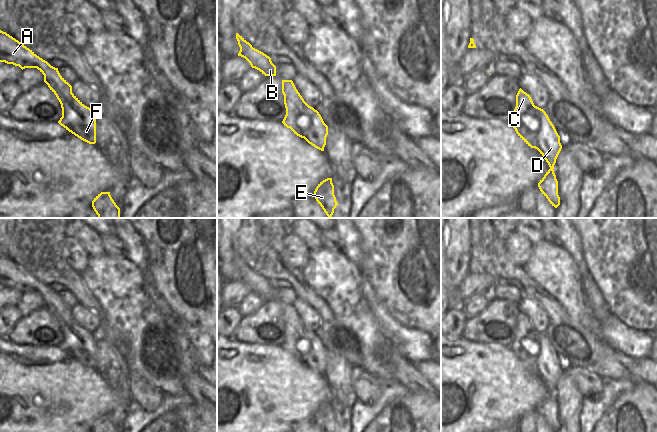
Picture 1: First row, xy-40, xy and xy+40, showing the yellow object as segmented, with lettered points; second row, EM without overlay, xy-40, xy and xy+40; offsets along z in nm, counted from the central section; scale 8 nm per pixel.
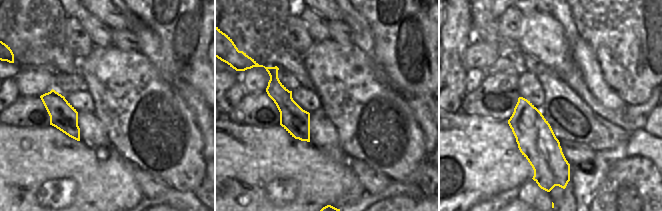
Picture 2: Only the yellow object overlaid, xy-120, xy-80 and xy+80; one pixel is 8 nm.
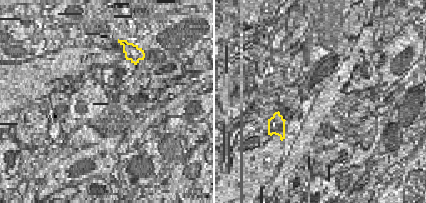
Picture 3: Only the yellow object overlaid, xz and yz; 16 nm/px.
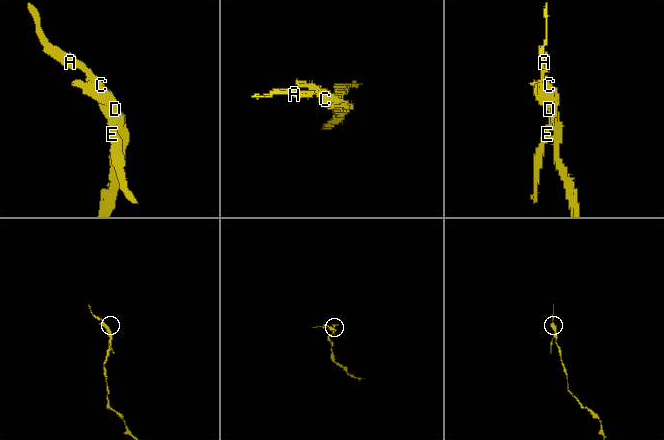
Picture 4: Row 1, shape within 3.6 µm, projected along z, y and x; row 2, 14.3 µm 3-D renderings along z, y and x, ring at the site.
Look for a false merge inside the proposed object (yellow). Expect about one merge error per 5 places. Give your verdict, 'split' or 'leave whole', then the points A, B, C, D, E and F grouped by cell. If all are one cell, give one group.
split; groups A B C D F / E

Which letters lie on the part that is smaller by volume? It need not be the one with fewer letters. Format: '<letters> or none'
E

